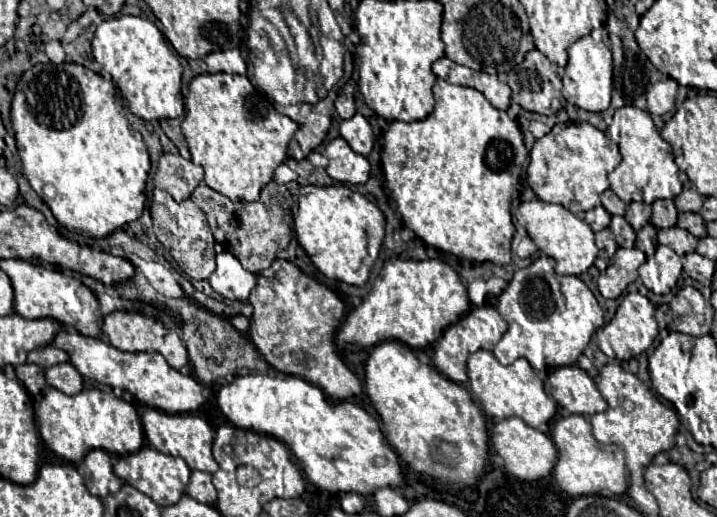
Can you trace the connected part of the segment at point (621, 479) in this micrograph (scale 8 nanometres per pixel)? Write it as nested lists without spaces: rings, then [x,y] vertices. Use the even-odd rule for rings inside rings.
[[[570,414],[552,424],[552,440],[558,448],[558,460],[554,466],[554,478],[558,486],[570,496],[597,494],[604,497],[618,497],[628,488],[624,452],[610,444],[602,446],[592,436],[592,426],[582,414]]]

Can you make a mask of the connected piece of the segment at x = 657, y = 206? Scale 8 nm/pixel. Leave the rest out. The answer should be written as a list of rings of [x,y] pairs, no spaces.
[[[656,200],[652,204],[652,224],[656,228],[670,228],[670,226],[676,226],[676,206],[674,206],[674,200]]]

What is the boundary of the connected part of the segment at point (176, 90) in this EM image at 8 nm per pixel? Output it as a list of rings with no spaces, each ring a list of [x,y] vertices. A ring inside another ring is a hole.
[[[120,16],[104,20],[92,38],[92,54],[106,72],[112,74],[120,94],[128,100],[130,112],[144,118],[144,120],[162,120],[162,118],[178,118],[184,114],[184,98],[182,98],[182,64],[178,62],[176,54],[172,52],[170,44],[158,30],[154,22],[140,16]]]

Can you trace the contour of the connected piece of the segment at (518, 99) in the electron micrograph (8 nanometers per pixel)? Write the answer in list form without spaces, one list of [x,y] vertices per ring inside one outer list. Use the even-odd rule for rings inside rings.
[[[540,50],[528,52],[524,62],[520,62],[520,66],[508,72],[508,86],[512,88],[512,102],[520,104],[524,110],[538,112],[544,116],[556,114],[566,104],[562,96],[562,74],[564,74],[564,68],[550,62]]]

